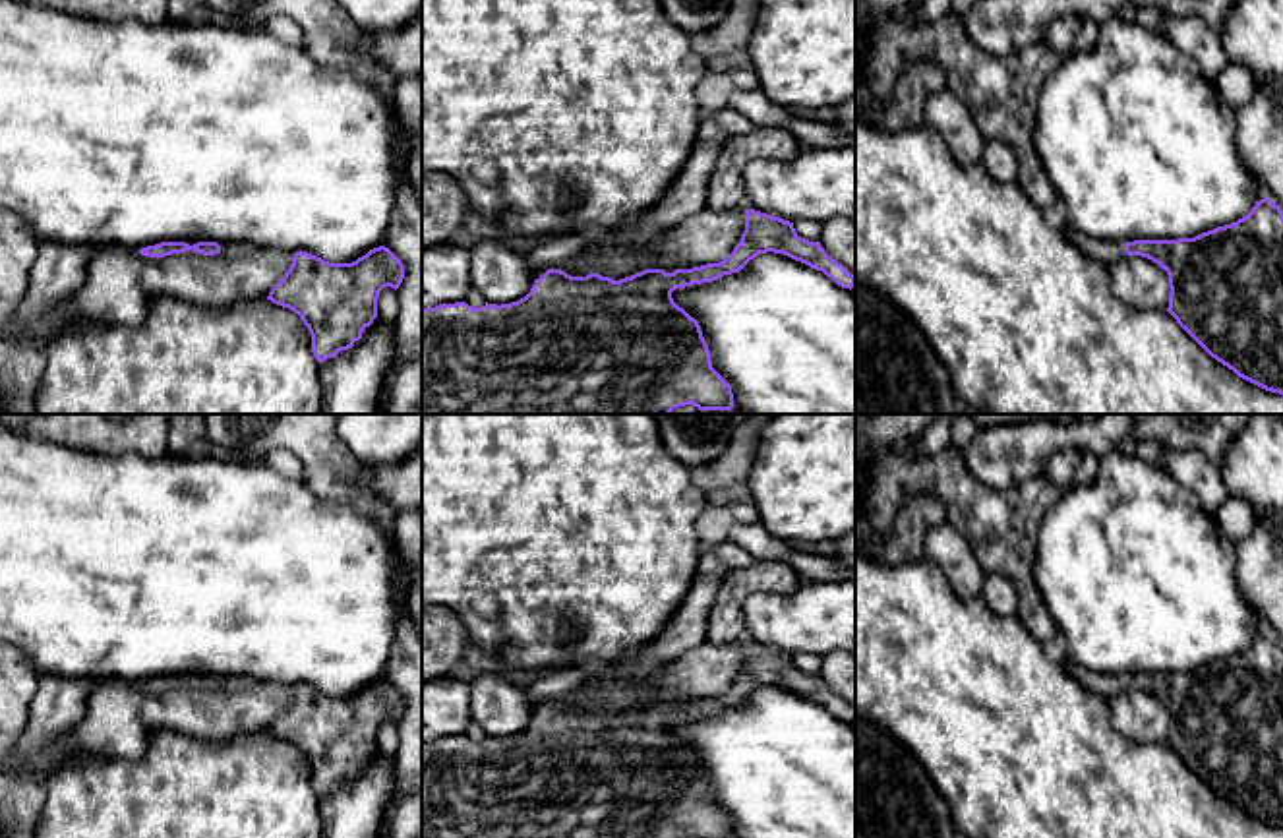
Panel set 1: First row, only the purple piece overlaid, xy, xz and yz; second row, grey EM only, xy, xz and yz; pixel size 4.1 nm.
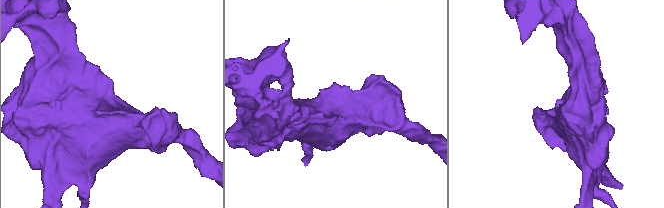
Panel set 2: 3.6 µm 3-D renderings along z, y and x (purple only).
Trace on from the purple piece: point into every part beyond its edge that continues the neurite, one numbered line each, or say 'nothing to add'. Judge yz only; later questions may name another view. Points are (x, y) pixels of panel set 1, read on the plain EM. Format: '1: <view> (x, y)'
1: yz (1105, 686)

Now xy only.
nothing to add

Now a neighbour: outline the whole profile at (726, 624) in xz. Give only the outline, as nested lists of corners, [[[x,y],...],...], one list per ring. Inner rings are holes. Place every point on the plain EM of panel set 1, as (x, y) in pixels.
[[[755,561],[728,569],[708,614],[706,643],[733,643],[745,639],[743,602],[751,594],[790,596],[801,586],[795,569],[784,561]]]

